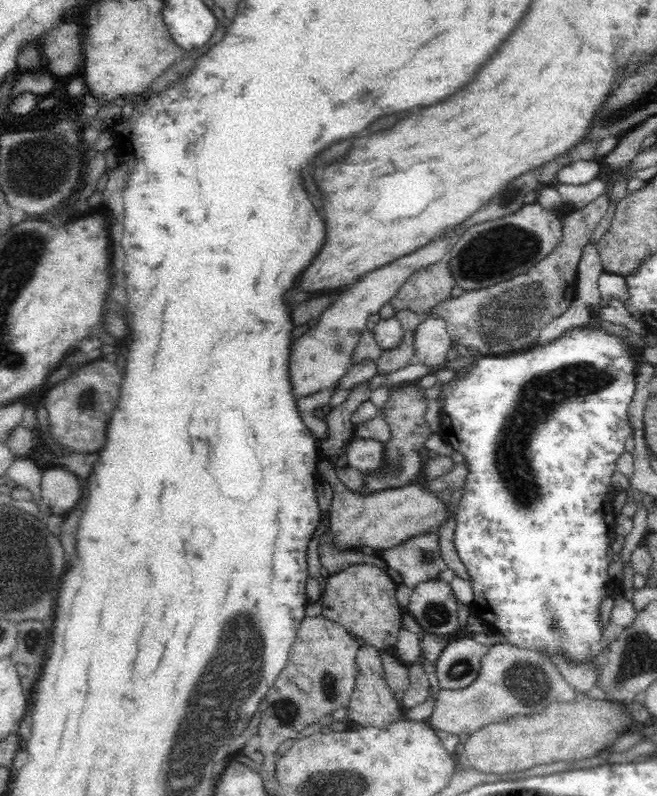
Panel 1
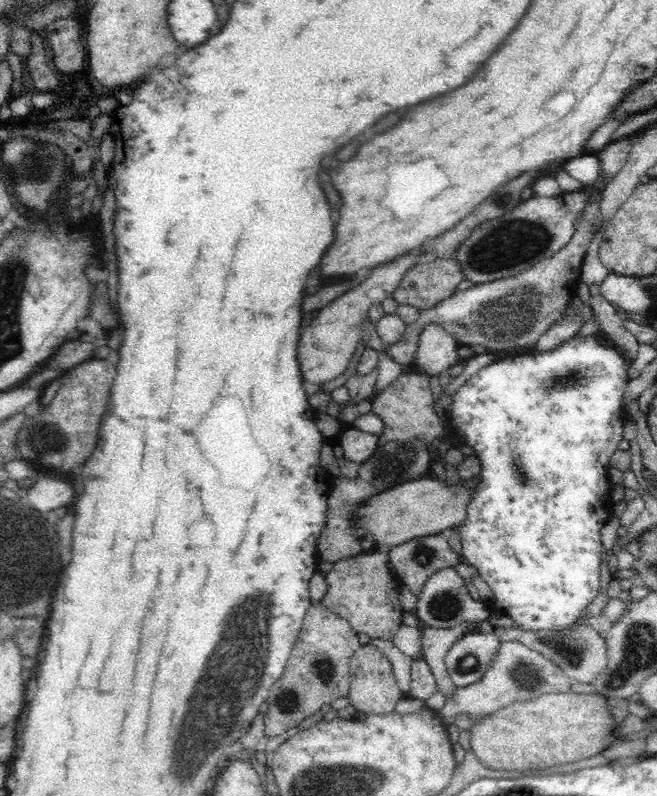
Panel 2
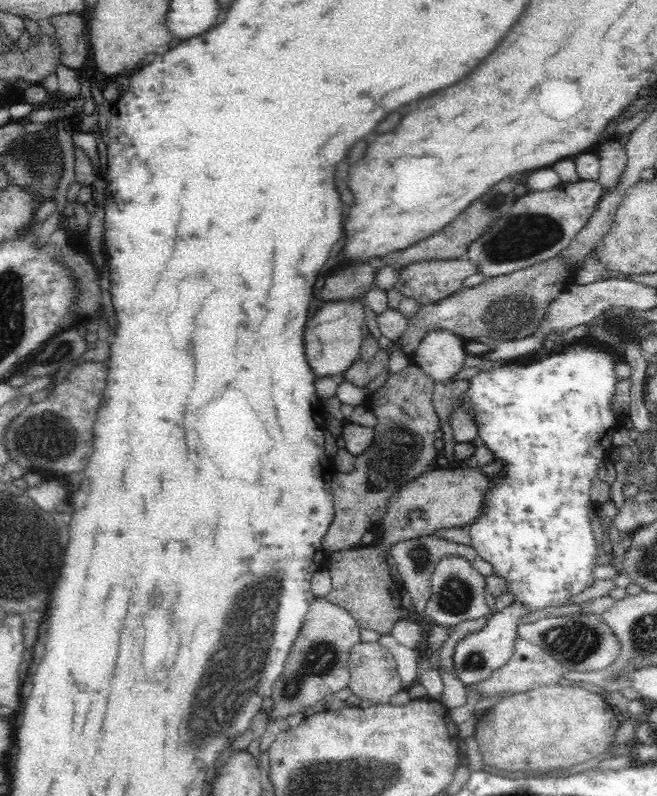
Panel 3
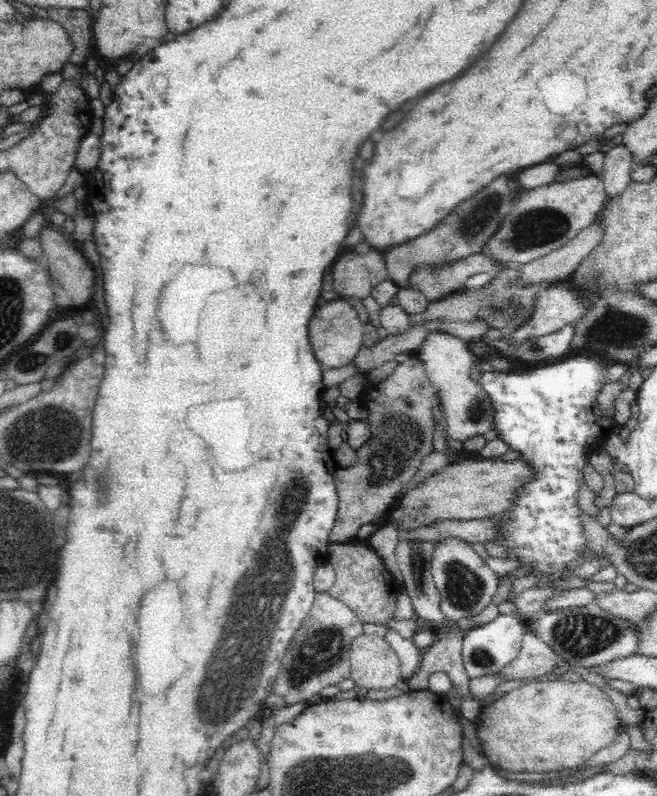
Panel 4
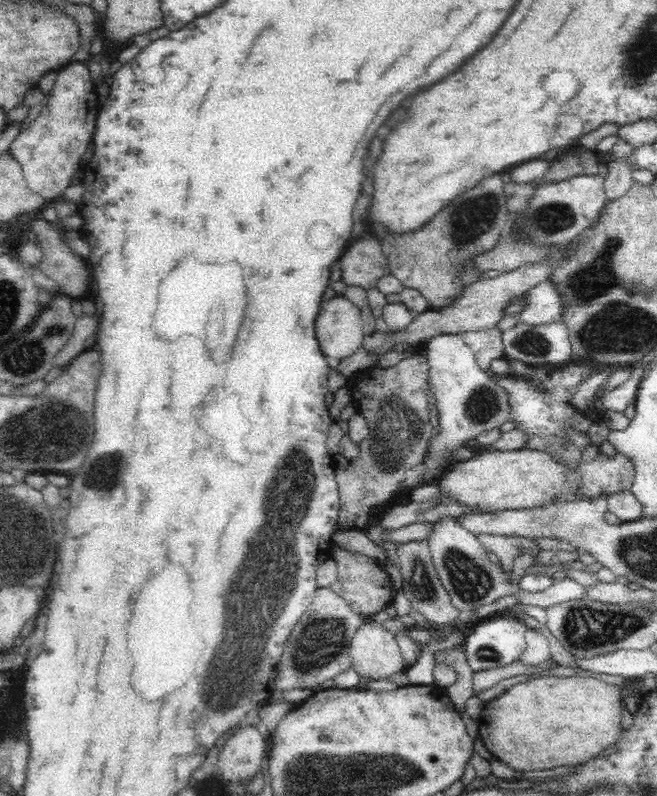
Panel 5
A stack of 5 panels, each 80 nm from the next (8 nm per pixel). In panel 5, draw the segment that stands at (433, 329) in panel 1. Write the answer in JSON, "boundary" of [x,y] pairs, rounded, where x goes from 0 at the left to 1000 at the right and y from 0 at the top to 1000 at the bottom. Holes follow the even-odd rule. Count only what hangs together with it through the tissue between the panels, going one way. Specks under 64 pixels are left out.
{"boundary":[[[676,420],[661,422],[648,437],[656,490],[664,495],[668,518],[670,543],[653,553],[651,575],[645,580],[645,606],[659,608],[673,595],[673,590],[688,583],[685,568],[703,563],[712,553],[725,550],[741,540],[755,538],[773,529],[772,490],[756,485],[738,467],[725,460],[717,438],[703,428],[703,422]]]}

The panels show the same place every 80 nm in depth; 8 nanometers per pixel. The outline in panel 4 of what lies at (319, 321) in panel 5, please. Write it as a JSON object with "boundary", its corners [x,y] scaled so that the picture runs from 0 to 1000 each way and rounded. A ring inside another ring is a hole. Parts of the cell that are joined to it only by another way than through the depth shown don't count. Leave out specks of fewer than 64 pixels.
{"boundary":[[[508,376],[484,387],[472,402],[470,432],[487,457],[489,465],[511,464],[539,454],[553,433],[554,410],[533,381],[521,376]]]}

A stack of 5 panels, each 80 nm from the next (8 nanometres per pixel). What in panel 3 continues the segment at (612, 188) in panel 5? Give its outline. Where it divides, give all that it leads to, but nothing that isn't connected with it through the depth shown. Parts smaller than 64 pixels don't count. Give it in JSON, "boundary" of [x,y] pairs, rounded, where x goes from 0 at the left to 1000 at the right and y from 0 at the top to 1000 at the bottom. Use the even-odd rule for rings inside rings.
{"boundary":[[[941,173],[932,178],[919,178],[913,181],[909,196],[913,200],[912,230],[921,237],[938,234],[938,229],[944,229],[944,219],[953,211],[951,182]]]}

